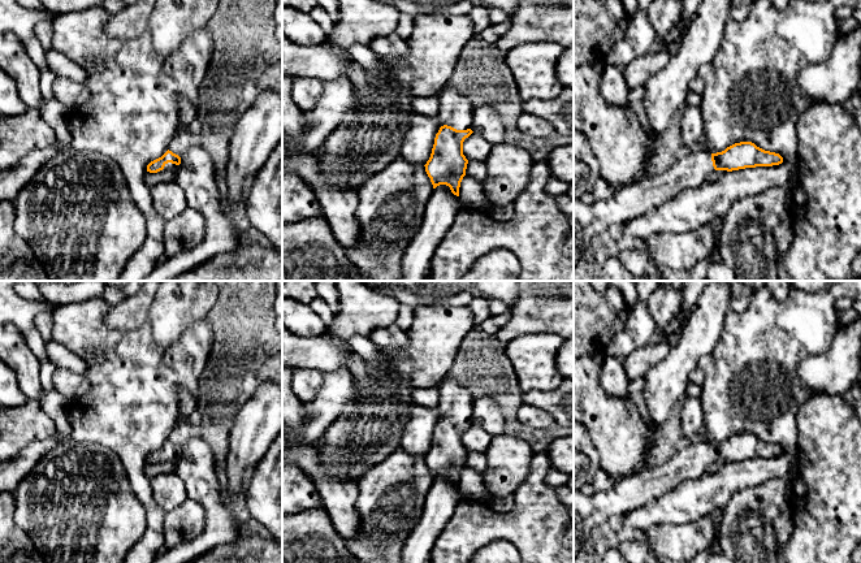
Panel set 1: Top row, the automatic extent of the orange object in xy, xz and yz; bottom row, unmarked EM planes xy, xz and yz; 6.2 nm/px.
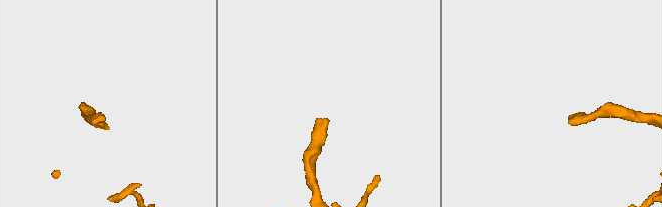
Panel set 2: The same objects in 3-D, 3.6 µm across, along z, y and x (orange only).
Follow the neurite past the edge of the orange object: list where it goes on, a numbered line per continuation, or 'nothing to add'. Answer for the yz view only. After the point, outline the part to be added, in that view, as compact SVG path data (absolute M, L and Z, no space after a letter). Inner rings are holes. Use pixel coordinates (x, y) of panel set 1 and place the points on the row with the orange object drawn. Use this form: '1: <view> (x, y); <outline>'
1: yz (634, 200); M697 148L657 178L616 189L605 200L587 205L574 199L574 267L598 233L644 216L684 189L700 187L713 170L711 153Z

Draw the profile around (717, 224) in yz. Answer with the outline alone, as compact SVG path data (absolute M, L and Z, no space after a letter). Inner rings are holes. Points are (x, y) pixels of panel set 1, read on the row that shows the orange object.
M714 218L709 224L713 226L714 233L717 235L717 241L715 241L715 243L713 246L711 257L713 257L714 261L722 261L719 247L721 247L721 234L722 234L722 229L723 229L723 218Z

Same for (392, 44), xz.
M397 33L376 36L369 43L369 48L377 56L404 56L408 51L406 40L402 39Z

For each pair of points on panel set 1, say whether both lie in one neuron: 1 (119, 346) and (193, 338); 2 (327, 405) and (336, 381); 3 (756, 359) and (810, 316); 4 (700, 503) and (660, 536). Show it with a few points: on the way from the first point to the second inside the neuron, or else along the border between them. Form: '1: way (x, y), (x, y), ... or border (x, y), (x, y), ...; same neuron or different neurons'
1: way (137, 360), (172, 360), (176, 356); same neuron
2: way (332, 399), (336, 386); same neuron
3: way (769, 346), (778, 337), (797, 329); same neuron
4: border (704, 516), (683, 523), (660, 523), (645, 532); different neurons

